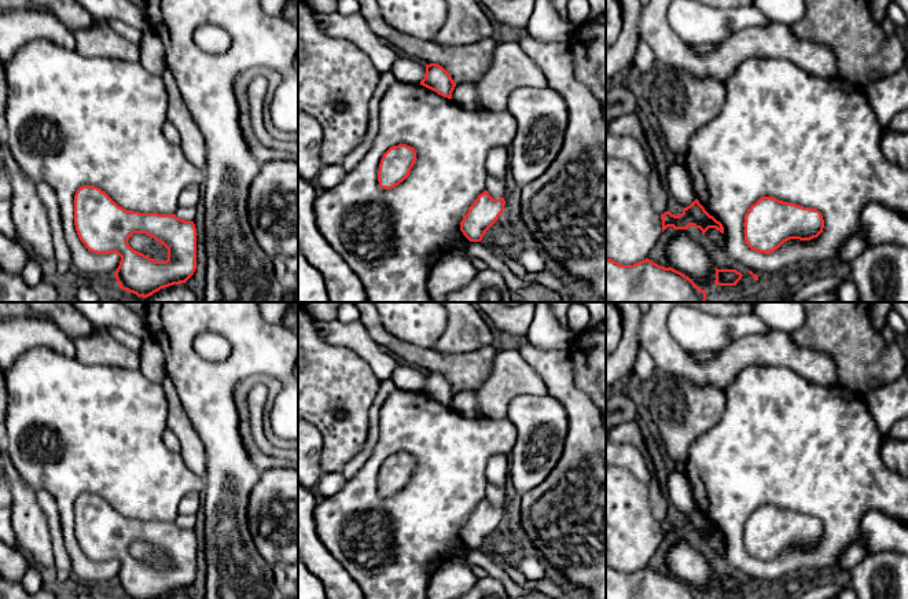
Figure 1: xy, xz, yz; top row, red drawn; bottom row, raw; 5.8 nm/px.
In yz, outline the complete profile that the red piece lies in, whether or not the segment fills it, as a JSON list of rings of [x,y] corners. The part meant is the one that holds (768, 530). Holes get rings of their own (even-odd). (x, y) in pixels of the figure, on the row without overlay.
[[[762,504],[745,522],[746,552],[769,562],[790,547],[810,548],[824,536],[819,518]]]

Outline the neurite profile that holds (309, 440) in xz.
[[[298,419],[298,482],[306,488],[317,485],[321,473],[320,453],[323,437],[304,419]]]

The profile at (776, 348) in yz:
[[[614,302],[622,319],[617,349],[606,357],[606,382],[633,375],[635,359],[643,348],[665,376],[716,385],[720,390],[749,365],[786,367],[819,386],[837,385],[834,360],[821,352],[797,345],[790,334],[771,331],[750,334],[729,342],[707,361],[696,361],[668,330],[673,306],[685,305],[713,316],[739,316],[753,312],[749,302]]]

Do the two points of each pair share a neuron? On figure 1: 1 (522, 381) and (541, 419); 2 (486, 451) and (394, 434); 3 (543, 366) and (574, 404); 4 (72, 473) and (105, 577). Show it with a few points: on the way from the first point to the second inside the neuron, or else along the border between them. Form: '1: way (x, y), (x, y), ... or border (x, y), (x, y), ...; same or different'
1: border (547, 393), (517, 394), (510, 401), (506, 416); different
2: way (464, 432), (418, 432); same
3: way (552, 375), (568, 394); same
4: way (67, 500), (67, 533), (77, 555); same

